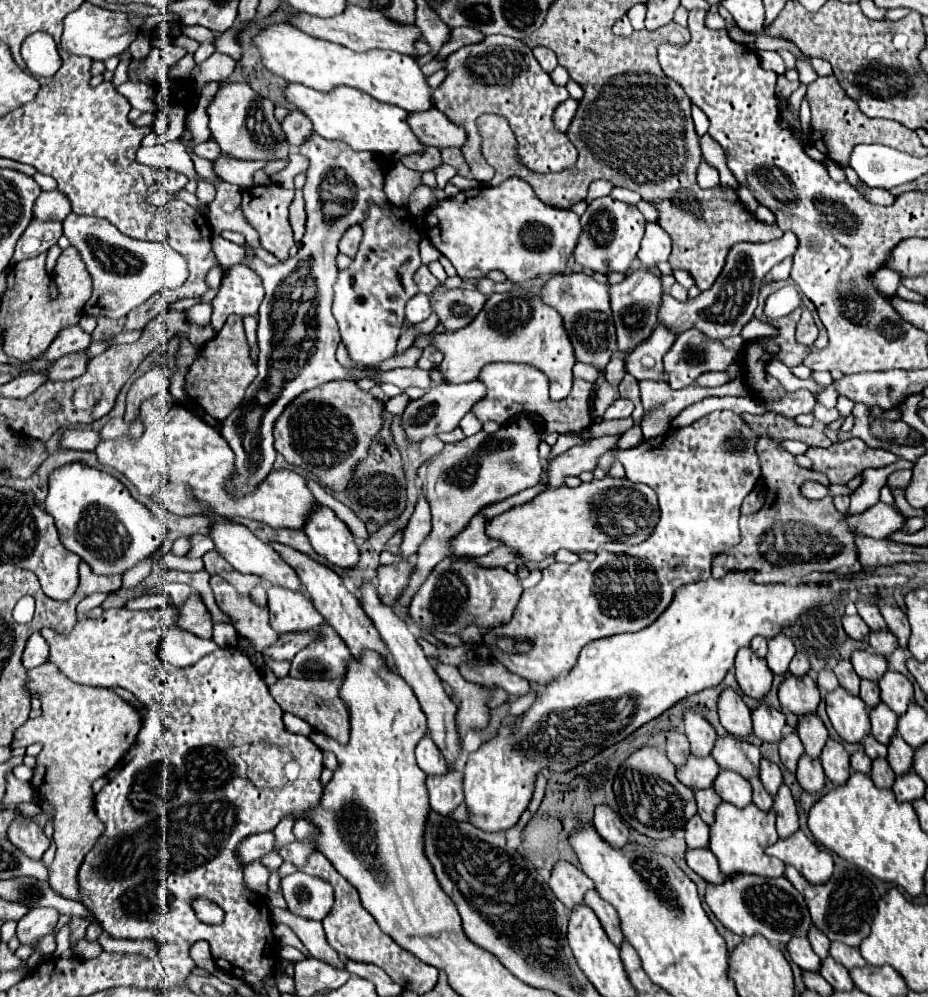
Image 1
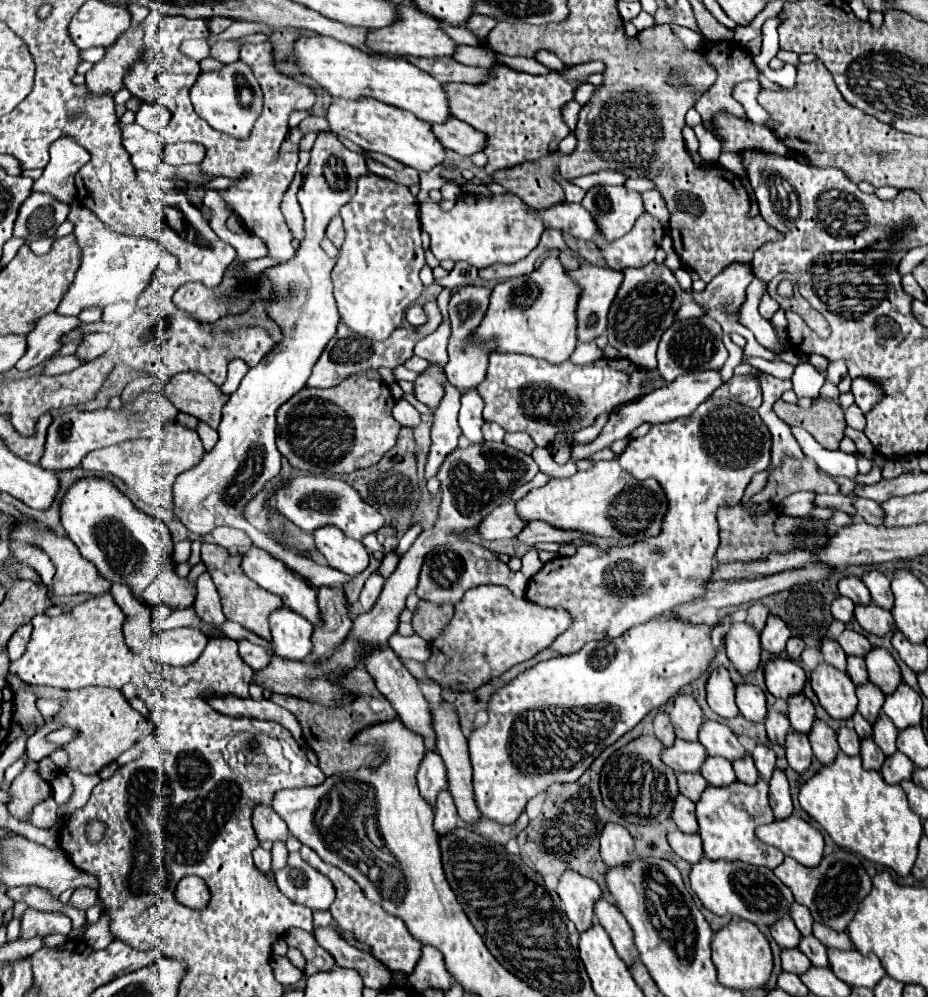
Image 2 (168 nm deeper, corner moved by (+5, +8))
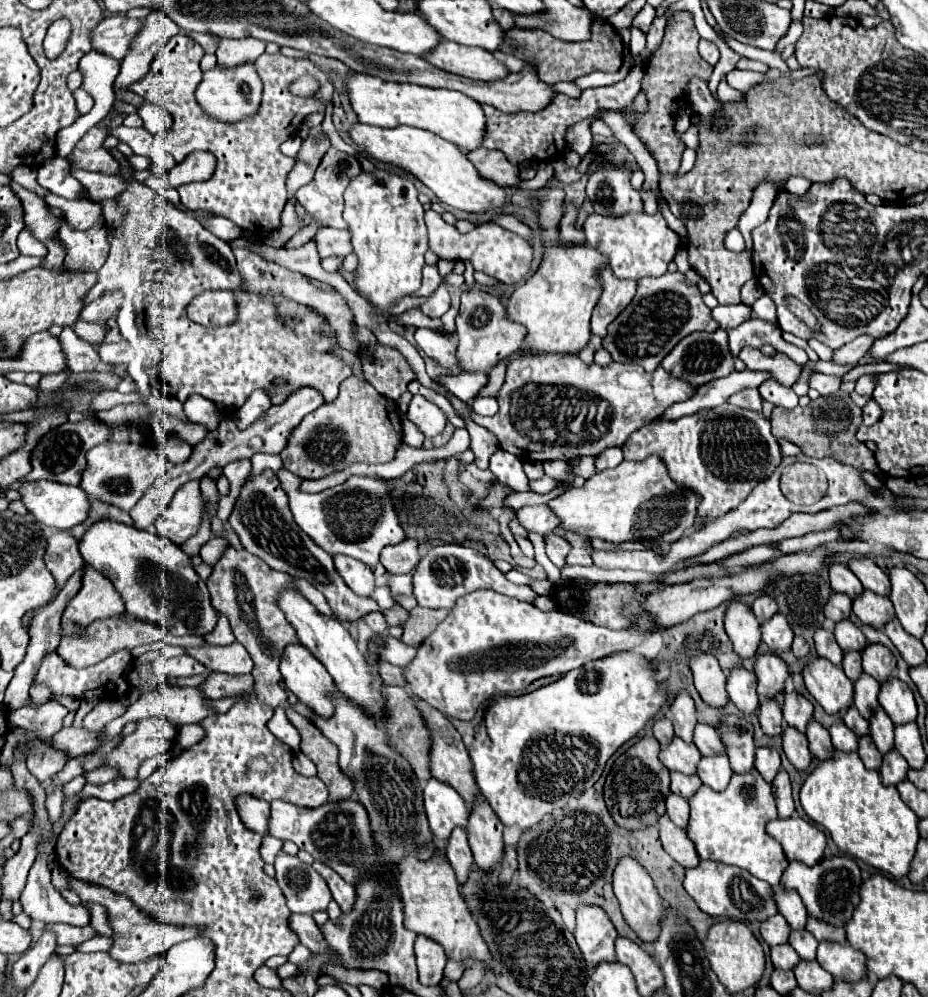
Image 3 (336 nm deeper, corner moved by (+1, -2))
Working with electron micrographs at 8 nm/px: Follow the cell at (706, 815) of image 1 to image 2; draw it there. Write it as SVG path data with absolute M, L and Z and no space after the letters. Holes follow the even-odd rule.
M676 774L678 776L678 790L680 794L684 794L686 798L690 798L692 802L696 802L700 798L700 794L706 790L708 782L702 778L702 774Z

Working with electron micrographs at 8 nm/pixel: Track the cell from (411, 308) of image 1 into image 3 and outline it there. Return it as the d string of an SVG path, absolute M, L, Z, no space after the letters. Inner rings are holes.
M418 328L414 332L414 338L416 338L416 344L440 366L444 366L446 370L456 368L456 342L454 340L448 340L446 336L430 328Z

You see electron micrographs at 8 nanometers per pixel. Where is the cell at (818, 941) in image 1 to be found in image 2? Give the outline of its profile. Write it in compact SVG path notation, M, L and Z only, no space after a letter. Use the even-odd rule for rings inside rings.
M792 904L792 920L794 920L794 924L796 924L796 928L800 930L800 934L804 934L804 936L808 936L808 934L812 934L812 916L810 916L810 912L808 912L808 908L806 906L802 906L802 904Z

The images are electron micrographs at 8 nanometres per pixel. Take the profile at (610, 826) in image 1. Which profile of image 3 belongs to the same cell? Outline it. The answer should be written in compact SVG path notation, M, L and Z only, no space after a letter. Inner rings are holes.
M622 856L614 868L612 874L612 884L614 884L614 894L620 902L624 920L632 926L632 930L636 930L636 934L646 940L652 942L656 938L656 928L658 928L658 920L664 914L664 906L662 900L652 884L652 878L648 876L646 868L640 866L632 856Z

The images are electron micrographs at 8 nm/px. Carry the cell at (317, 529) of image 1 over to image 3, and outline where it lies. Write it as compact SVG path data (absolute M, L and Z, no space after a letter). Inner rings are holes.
M332 554L336 572L348 584L348 588L358 596L372 596L374 592L374 572L368 564L348 558L344 554Z

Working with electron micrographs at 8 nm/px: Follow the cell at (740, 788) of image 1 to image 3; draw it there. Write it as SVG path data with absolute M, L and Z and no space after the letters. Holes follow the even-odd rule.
M710 756L702 758L698 764L698 776L702 784L710 786L712 790L724 790L730 784L732 768L728 762L728 756Z

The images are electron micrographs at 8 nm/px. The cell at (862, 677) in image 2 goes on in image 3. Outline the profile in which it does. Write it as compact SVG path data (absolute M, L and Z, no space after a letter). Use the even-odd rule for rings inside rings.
M848 652L848 654L844 654L842 668L844 668L846 676L856 682L860 678L860 674L862 674L862 656L860 656L860 652Z

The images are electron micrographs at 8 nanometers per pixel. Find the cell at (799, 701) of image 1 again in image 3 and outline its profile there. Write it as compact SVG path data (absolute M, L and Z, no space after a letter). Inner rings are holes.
M766 654L758 656L756 660L756 678L758 678L758 694L774 698L776 694L784 692L786 682L790 680L790 670L780 656Z

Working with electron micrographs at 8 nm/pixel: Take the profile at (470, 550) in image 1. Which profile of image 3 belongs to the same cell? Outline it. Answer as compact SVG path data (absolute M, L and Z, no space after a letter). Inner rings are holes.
M524 506L516 512L516 518L524 526L524 530L542 536L556 528L556 516L552 516L552 512L544 506Z

